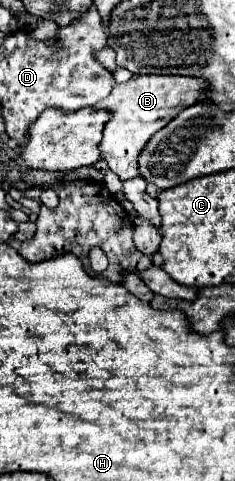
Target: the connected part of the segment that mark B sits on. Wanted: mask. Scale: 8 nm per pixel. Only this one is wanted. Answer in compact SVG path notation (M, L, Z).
M138 75L128 83L116 85L102 103L94 105L94 109L110 111L110 121L104 127L104 135L98 147L100 157L122 181L138 177L138 155L142 153L142 147L146 147L150 137L166 127L170 119L174 119L184 107L190 107L196 101L204 101L206 85L208 83L200 77L184 75Z

